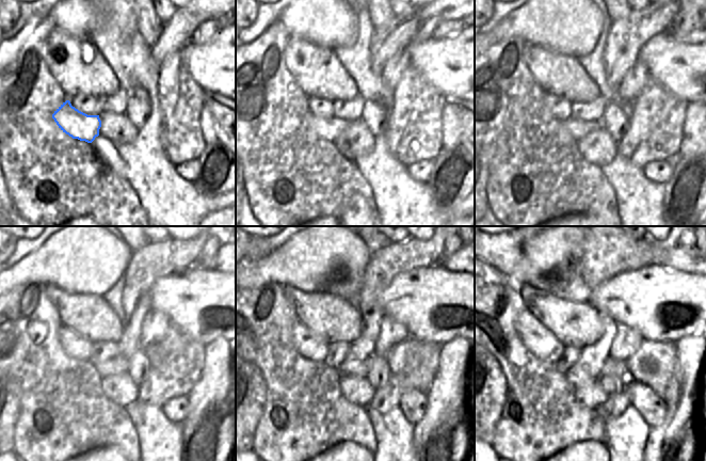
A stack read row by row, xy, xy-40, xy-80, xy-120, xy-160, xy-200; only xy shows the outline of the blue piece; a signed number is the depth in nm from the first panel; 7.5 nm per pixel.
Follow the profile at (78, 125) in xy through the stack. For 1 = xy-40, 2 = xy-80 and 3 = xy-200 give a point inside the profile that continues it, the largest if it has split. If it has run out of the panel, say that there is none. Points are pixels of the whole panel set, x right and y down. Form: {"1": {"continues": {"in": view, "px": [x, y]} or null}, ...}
{"1": {"continues": {"in": "xy-40", "px": [330, 129]}}, "2": {"continues": {"in": "xy-80", "px": [579, 128]}}, "3": {"continues": {"in": "xy-200", "px": [611, 367]}}}

